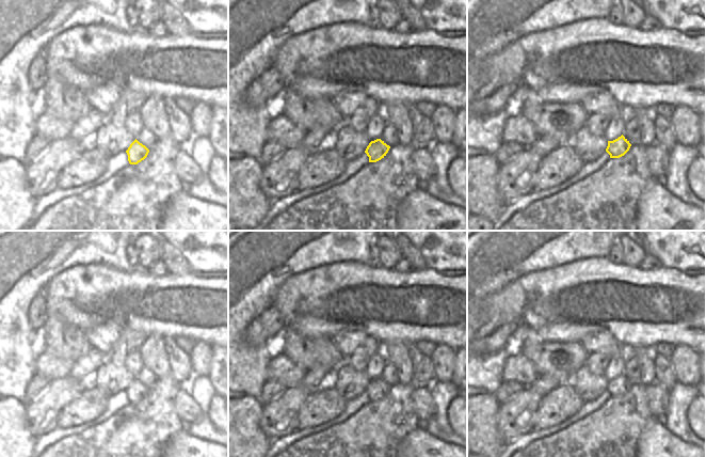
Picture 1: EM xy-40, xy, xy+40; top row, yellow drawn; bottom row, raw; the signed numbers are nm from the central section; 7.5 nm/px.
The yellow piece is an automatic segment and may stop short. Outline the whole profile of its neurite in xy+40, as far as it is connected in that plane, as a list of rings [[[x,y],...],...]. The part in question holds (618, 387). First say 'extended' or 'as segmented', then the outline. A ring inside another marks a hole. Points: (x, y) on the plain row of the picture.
as segmented | [[[622,374],[613,380],[608,380],[606,391],[610,394],[610,397],[620,397],[629,390],[630,385],[629,380]]]

